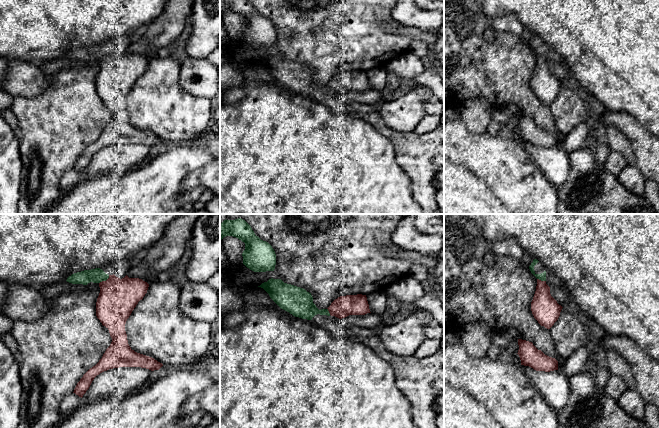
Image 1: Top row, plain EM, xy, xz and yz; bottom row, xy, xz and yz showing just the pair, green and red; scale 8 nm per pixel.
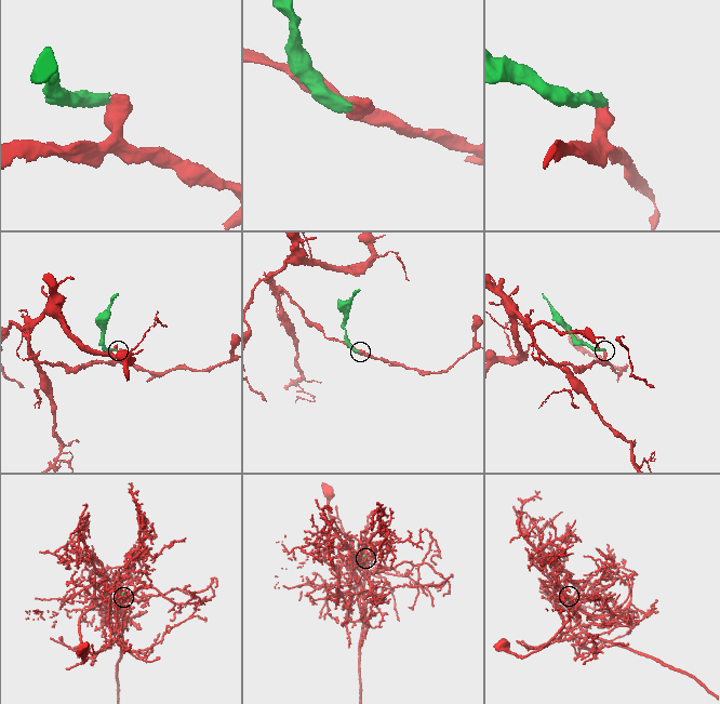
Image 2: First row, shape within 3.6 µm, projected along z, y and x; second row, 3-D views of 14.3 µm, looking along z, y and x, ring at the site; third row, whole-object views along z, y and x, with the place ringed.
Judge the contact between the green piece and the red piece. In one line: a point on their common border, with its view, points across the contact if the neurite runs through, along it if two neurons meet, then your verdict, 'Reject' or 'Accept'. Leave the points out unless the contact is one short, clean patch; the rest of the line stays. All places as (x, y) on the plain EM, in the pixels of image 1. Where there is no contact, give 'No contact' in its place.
Touches green at xy (104, 56). Reject

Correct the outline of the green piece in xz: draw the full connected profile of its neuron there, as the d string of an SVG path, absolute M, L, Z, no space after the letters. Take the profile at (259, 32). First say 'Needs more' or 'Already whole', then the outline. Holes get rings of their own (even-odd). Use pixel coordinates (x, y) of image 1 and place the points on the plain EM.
Already whole. M220 0L220 15L233 12L245 19L243 40L254 48L274 47L276 30L272 22L255 11L249 0Z

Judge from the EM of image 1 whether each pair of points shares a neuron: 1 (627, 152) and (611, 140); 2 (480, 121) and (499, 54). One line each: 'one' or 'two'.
1: one
2: two

